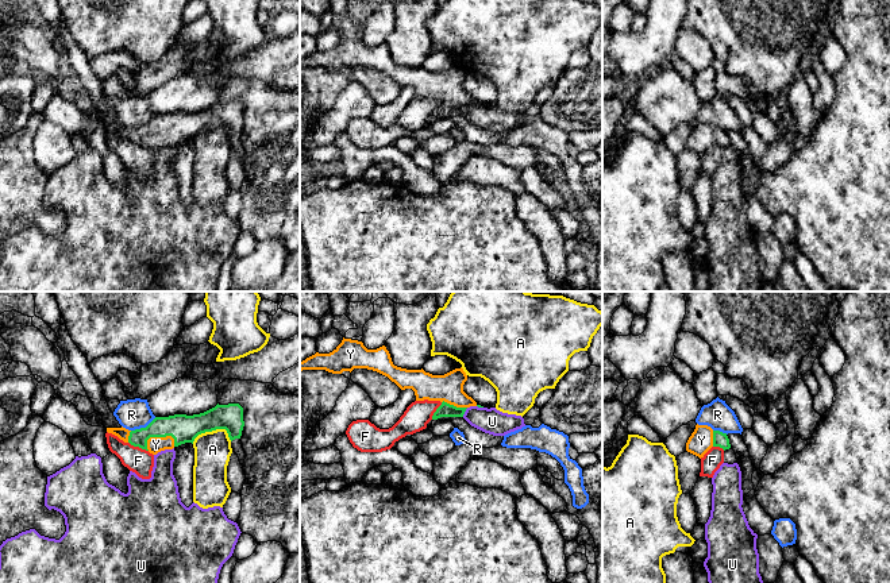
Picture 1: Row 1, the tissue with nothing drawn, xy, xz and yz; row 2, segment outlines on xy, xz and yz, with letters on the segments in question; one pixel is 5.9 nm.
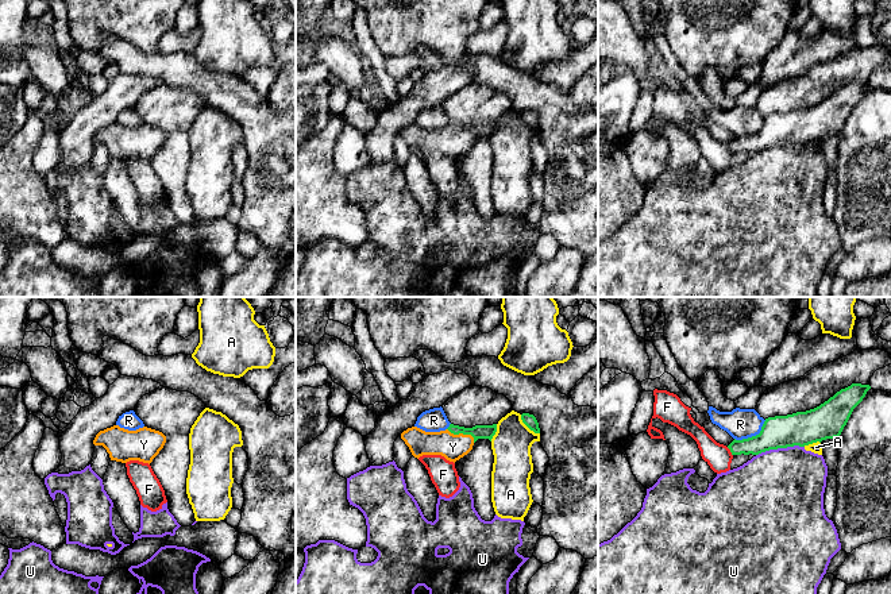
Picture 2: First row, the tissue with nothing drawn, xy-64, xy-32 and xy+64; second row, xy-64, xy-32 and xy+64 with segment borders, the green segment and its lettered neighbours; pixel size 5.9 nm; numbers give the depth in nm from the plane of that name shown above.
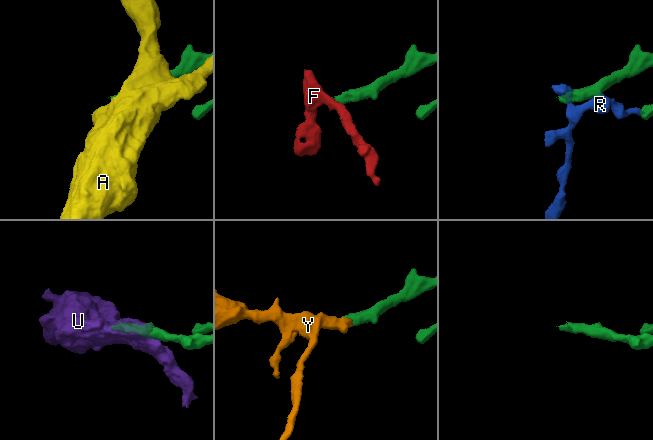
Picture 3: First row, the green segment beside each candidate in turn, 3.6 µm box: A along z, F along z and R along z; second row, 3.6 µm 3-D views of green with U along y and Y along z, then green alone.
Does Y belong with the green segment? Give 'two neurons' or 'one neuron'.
one neuron

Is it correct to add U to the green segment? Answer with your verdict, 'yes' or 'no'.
no

